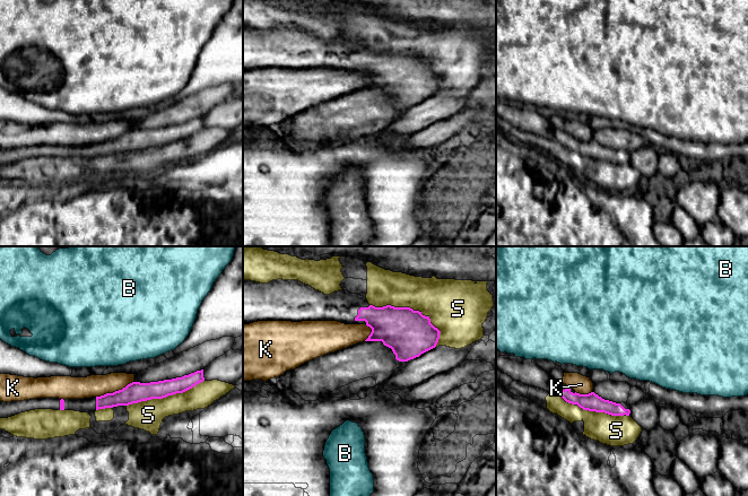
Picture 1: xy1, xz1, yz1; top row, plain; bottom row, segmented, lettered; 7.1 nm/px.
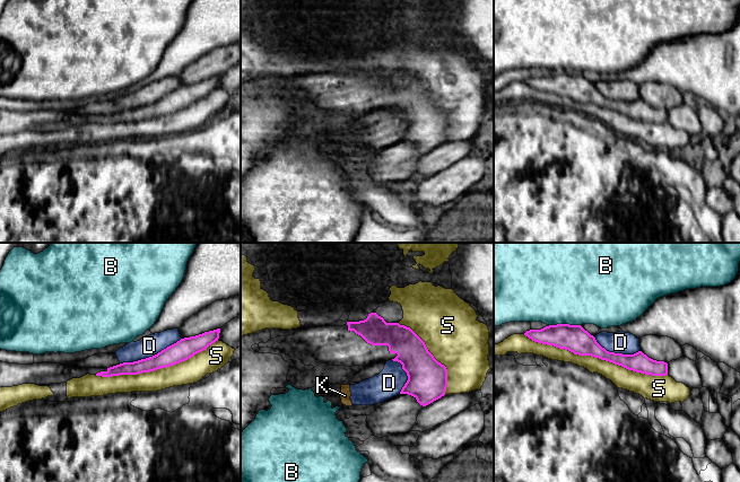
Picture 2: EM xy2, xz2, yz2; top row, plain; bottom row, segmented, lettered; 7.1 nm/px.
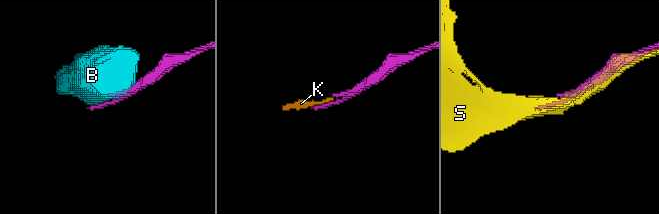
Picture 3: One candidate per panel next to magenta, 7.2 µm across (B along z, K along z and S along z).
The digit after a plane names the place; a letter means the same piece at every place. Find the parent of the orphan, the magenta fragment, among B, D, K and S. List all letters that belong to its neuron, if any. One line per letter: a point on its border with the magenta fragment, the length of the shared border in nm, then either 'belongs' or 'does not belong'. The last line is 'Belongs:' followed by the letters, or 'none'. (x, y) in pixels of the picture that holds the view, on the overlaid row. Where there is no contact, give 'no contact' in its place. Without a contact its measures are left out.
B: meets magenta in yz2 at (564, 324); contact 220 nm long; does not belong
D: meets magenta in xy2 at (150, 357); contact 480 nm long; does not belong
K: meets magenta in xy1 at (115, 391); contact 280 nm long; does not belong
S: meets magenta in yz2 at (595, 357); contact 1050 nm long; does not belong
Belongs: none

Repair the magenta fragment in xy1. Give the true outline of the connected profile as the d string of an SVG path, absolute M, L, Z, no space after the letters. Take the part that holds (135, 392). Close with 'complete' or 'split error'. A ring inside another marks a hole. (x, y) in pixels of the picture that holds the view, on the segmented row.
M203 369L182 377L150 383L132 382L122 390L84 399L37 398L24 401L0 401L0 418L8 418L35 409L75 410L80 412L129 406L151 399L183 393L205 381Z; split error

